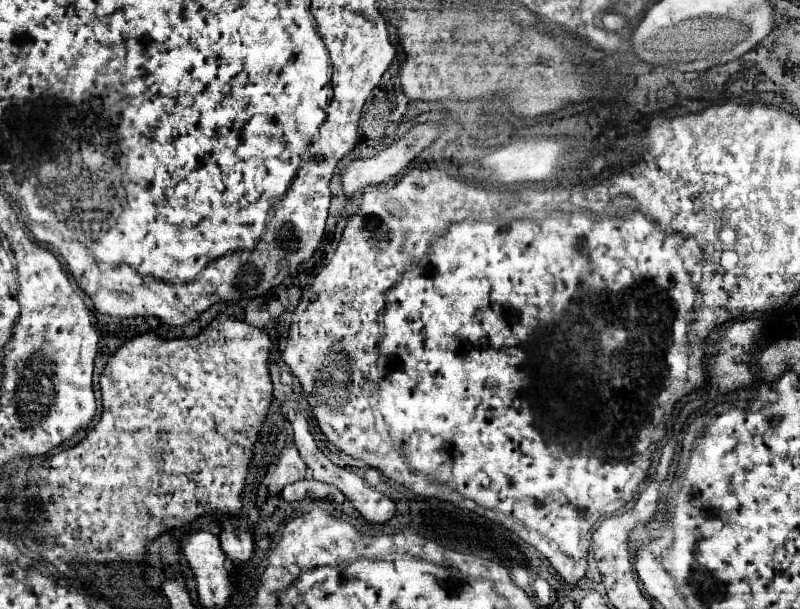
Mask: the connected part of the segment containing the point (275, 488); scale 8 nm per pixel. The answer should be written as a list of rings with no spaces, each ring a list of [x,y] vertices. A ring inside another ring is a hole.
[[[295,446],[283,448],[281,454],[279,454],[275,472],[273,472],[273,480],[269,484],[269,492],[271,494],[281,494],[283,486],[293,484],[297,480],[303,480],[305,476],[307,476],[307,466],[301,460],[297,448]]]

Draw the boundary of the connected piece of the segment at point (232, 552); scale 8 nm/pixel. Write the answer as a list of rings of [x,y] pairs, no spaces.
[[[223,530],[219,534],[221,540],[221,548],[225,552],[225,556],[233,562],[233,564],[247,564],[253,556],[253,538],[251,534],[237,530],[237,532],[227,532]]]

